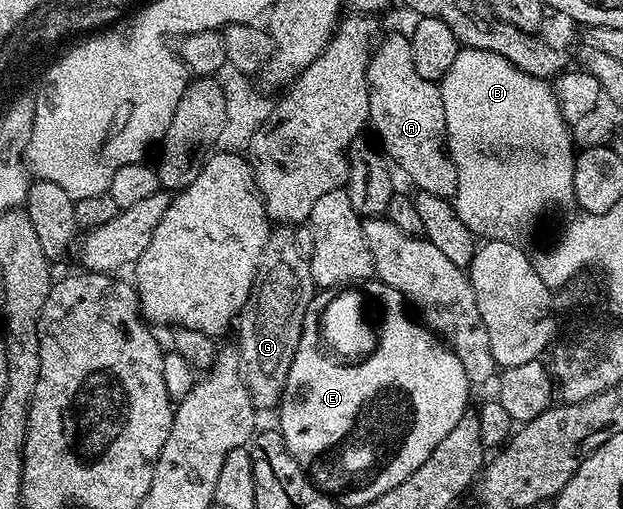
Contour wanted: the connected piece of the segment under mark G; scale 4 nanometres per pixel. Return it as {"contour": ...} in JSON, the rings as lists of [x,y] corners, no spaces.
{"contour":[[[280,224],[269,229],[252,284],[260,286],[252,288],[243,310],[238,315],[240,374],[252,397],[253,406],[276,408],[279,407],[286,376],[290,372],[298,340],[302,336],[304,316],[312,307],[314,295],[308,259],[297,253],[291,225]]]}

